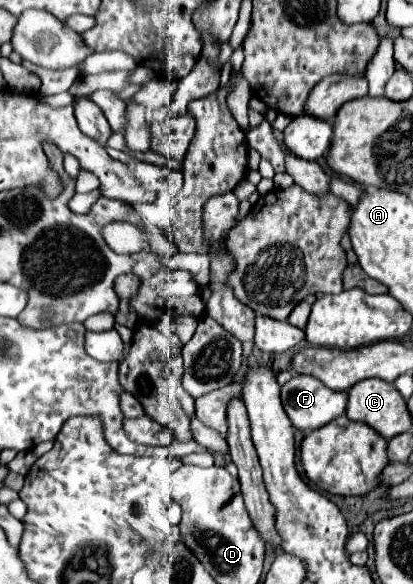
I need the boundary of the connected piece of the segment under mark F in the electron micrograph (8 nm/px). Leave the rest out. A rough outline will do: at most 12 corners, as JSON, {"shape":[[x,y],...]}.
{"shape":[[295,375],[281,387],[293,427],[308,433],[345,413],[347,393]]}

